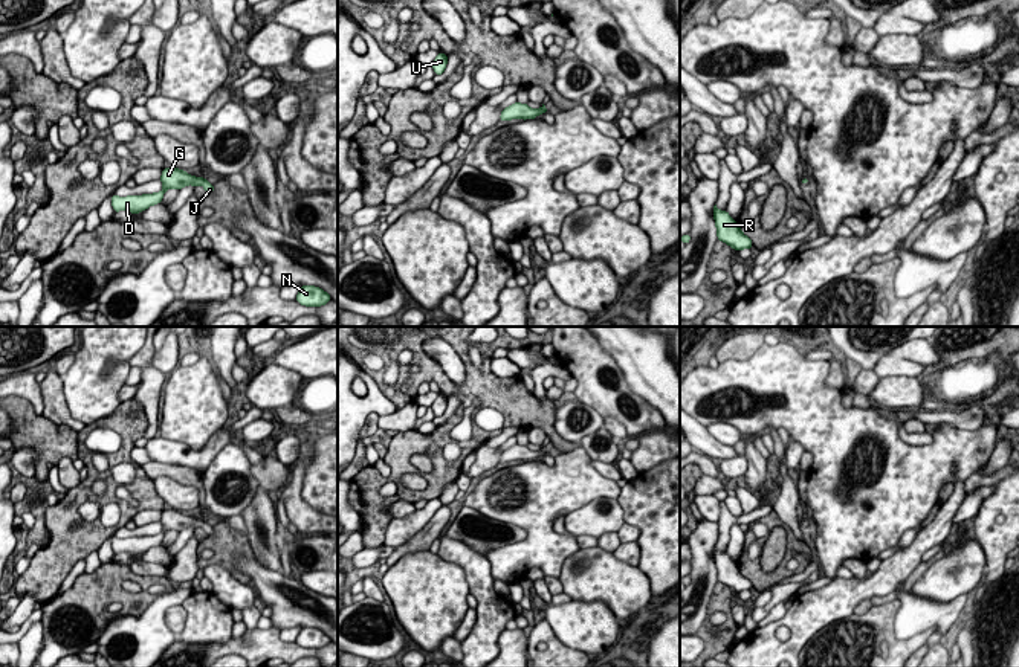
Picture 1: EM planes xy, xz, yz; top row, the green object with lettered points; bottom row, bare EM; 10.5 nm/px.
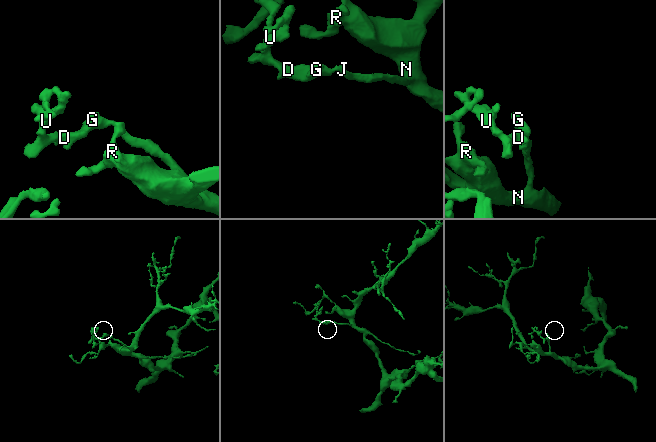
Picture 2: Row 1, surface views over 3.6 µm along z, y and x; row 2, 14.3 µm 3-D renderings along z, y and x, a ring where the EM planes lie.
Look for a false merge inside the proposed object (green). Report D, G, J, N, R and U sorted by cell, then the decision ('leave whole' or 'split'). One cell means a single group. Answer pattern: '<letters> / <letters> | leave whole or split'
D G J N R U | leave whole

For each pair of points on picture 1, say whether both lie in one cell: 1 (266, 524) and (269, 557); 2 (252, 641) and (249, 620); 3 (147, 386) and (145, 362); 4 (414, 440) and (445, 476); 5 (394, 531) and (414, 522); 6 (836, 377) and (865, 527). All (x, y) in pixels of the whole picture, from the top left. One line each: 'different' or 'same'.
1: same
2: different
3: same
4: same
5: same
6: different

